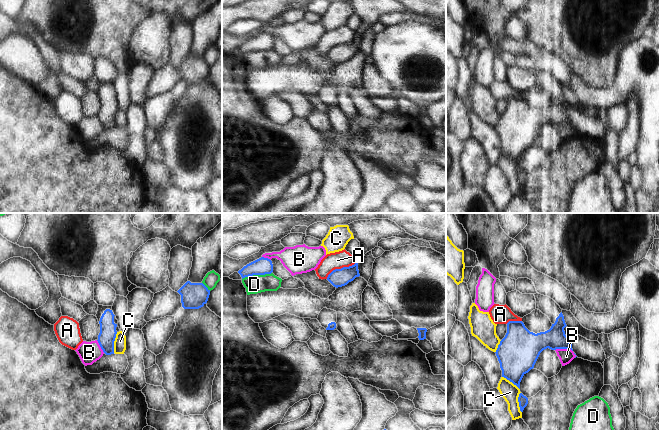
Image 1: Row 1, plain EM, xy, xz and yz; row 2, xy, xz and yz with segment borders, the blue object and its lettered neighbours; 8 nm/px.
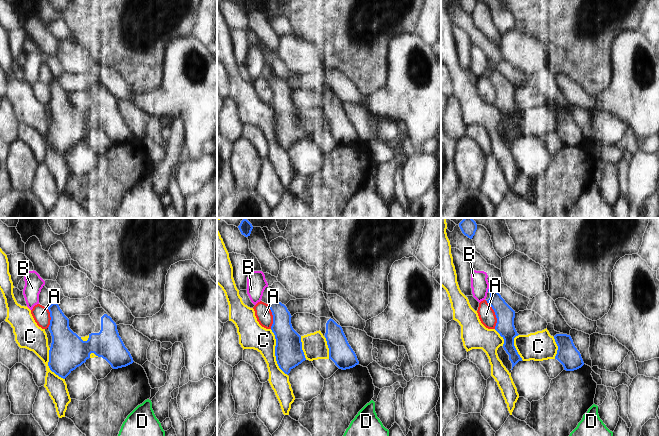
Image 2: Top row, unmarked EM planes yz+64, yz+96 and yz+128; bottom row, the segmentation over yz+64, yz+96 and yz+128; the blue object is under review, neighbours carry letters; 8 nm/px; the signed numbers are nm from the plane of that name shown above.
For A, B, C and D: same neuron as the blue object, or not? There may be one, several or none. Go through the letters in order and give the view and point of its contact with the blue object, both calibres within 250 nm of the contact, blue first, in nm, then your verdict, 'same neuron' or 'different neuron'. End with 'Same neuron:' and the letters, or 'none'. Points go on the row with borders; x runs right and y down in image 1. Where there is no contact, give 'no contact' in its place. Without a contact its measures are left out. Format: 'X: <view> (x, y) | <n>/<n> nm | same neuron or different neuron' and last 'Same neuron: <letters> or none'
A: xz (341, 268) | 140/140 nm | different neuron
B: yz (564, 348) | 170/110 nm | different neuron
C: xy (113, 342) | 140/100 nm | different neuron
D: xz (256, 274) | 140/150 nm | different neuron
Same neuron: none

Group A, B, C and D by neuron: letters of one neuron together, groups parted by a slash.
A / B / C / D

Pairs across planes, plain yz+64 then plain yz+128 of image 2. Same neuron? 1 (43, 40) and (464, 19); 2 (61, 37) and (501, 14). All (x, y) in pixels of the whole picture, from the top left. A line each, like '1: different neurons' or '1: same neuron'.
1: different neurons
2: same neuron

